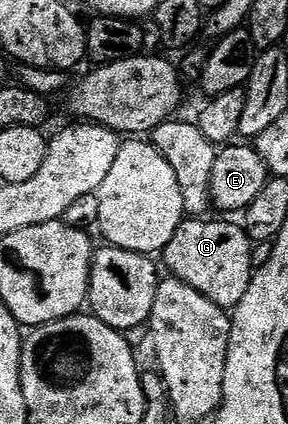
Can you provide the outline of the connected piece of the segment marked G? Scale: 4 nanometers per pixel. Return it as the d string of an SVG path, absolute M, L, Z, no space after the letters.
M186 218L181 221L179 230L175 230L175 238L165 247L163 259L172 275L199 290L211 302L221 308L232 310L243 302L243 294L247 294L247 286L251 286L251 278L255 271L253 251L255 245L245 233L240 223L232 224L232 219Z

